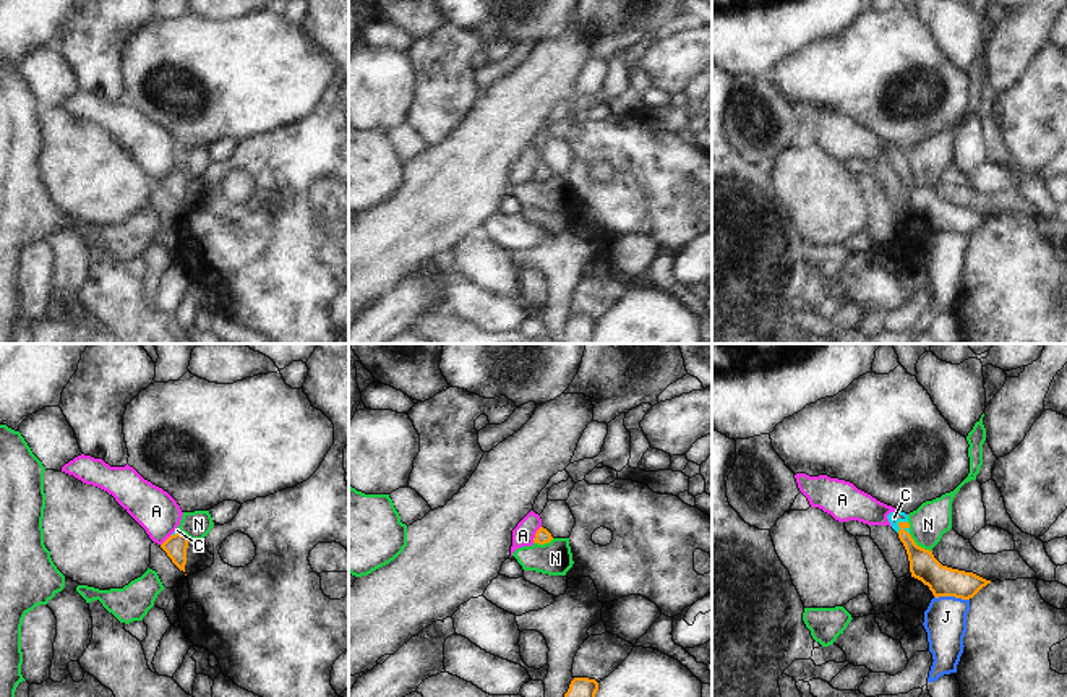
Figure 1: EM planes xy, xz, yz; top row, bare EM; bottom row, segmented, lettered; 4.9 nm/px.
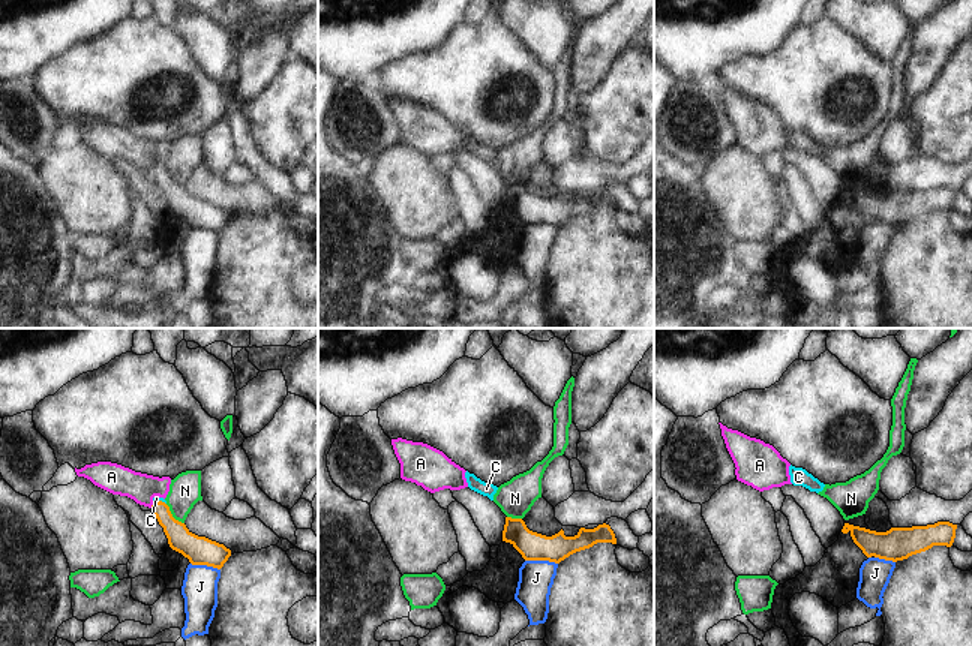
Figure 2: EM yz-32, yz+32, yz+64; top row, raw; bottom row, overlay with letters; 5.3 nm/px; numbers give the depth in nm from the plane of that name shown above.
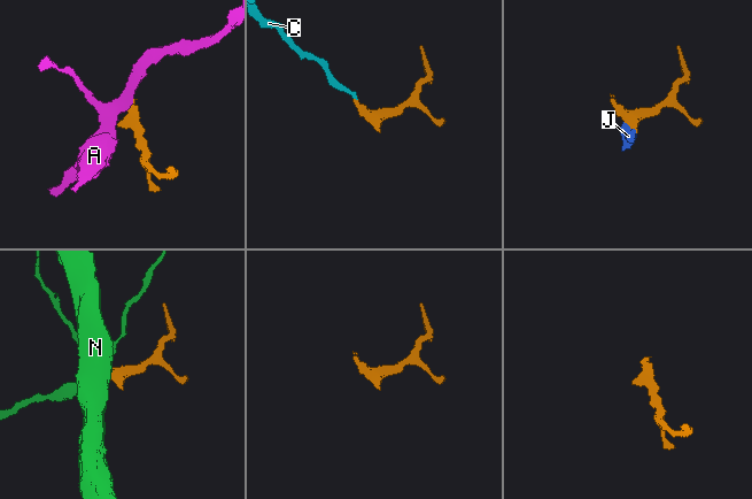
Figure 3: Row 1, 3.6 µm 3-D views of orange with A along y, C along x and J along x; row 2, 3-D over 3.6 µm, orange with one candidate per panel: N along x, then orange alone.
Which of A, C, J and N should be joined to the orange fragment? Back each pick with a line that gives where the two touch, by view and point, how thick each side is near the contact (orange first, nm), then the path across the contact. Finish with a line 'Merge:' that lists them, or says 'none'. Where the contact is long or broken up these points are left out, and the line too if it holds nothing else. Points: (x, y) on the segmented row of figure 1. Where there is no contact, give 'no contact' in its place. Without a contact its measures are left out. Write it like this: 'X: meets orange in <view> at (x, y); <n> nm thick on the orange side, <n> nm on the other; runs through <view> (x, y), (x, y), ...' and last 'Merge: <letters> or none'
C: meets orange in yz at (902, 529); 140 nm thick on the orange side, 60 nm on the other; runs through yz (923, 566), (902, 529), (894, 517)
Merge: C

